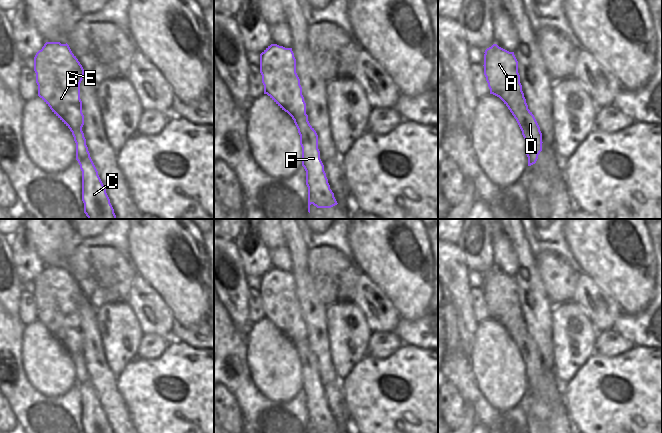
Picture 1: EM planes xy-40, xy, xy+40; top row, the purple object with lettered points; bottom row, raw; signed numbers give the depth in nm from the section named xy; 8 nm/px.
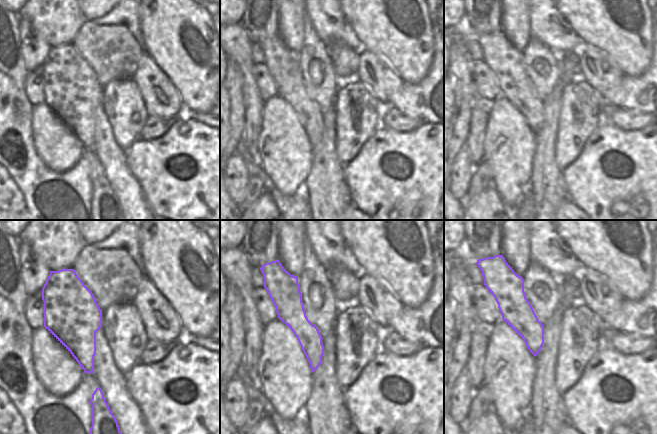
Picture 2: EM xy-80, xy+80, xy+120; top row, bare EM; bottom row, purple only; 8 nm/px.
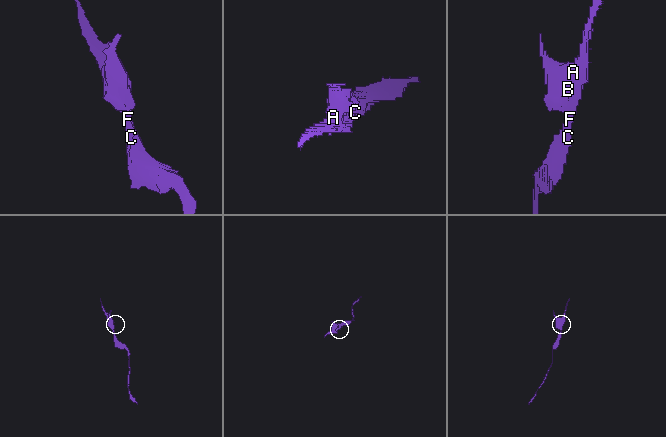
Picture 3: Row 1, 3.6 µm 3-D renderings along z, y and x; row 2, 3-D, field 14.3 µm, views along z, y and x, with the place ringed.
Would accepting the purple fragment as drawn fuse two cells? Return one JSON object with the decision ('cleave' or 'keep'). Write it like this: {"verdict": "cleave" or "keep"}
{"verdict": "cleave"}

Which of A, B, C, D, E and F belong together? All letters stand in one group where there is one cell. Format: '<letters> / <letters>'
A B E / C D F

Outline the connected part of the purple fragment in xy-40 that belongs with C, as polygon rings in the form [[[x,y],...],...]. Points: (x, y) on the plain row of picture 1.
[[[82,354],[72,356],[76,367],[76,384],[82,395],[82,425],[84,433],[113,433],[106,413],[90,381]]]

